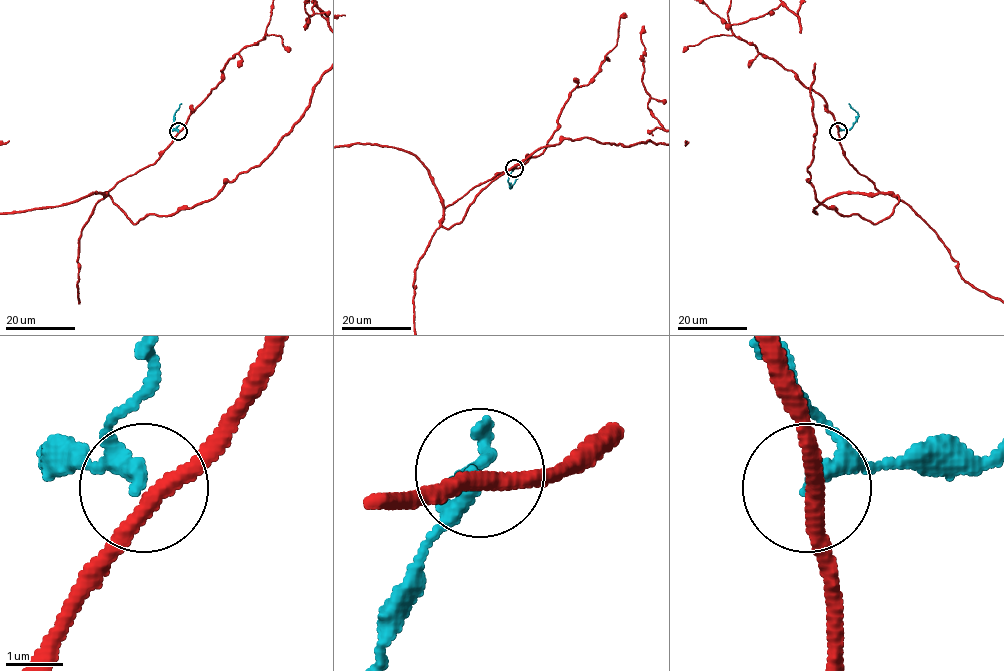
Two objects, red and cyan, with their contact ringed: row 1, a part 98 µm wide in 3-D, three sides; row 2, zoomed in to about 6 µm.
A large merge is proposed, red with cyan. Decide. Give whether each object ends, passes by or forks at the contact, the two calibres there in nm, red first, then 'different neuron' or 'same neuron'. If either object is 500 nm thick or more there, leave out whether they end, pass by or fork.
red passes by; cyan passes by; calibres 280 and 200 nm; different neuron

